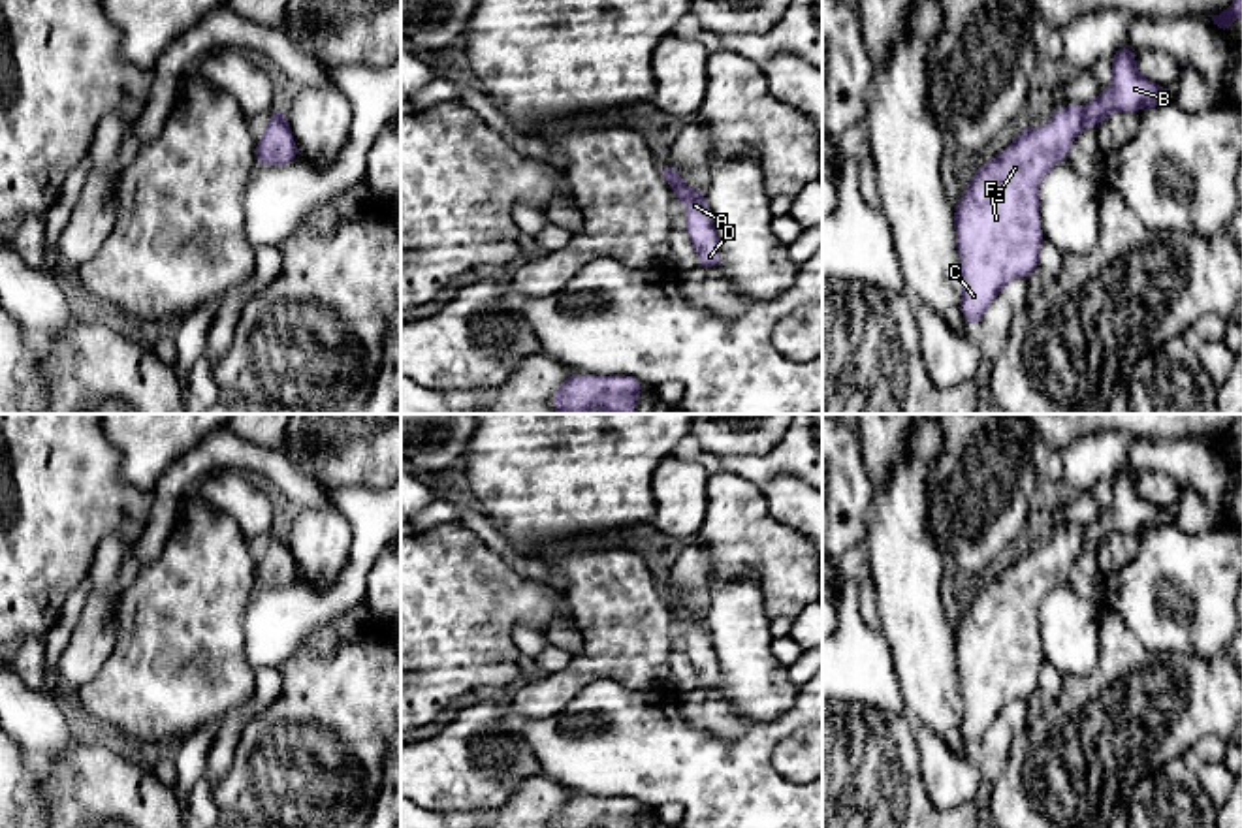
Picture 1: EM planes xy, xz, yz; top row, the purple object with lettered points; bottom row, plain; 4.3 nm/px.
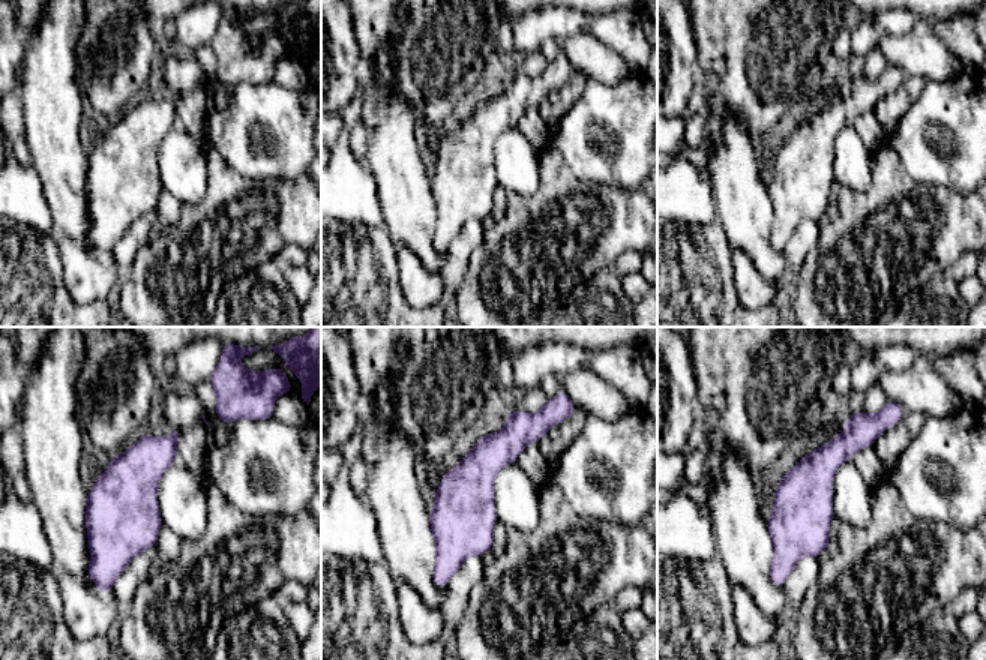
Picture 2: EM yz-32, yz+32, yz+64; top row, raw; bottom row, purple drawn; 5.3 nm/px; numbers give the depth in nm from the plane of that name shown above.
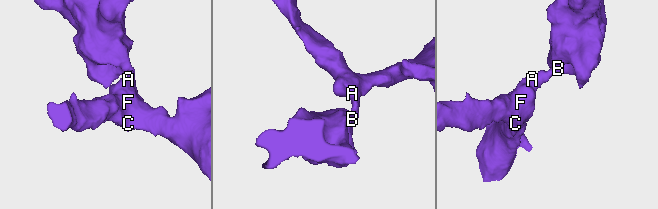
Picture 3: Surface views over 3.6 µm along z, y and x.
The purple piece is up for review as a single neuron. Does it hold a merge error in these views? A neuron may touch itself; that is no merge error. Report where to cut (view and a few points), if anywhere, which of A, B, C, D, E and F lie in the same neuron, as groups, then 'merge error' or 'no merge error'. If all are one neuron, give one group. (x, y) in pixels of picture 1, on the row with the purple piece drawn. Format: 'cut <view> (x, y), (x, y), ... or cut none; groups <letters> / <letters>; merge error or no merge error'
cut none; groups A B C D E F; no merge error

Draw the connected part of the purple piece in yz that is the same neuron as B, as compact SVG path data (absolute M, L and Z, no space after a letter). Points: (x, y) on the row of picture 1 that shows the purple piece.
M1135 49L1112 56L1112 83L1090 104L1054 107L1048 124L1022 124L1016 139L995 158L977 167L954 207L956 248L962 267L960 309L977 327L1003 286L1037 271L1044 241L1039 186L1046 173L1067 160L1080 130L1099 124L1112 111L1172 105L1174 90L1144 79Z

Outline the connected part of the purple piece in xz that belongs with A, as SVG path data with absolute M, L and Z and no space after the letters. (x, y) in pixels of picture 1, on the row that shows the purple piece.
M668 164L661 166L661 175L672 186L676 199L687 205L685 231L698 252L698 267L717 267L721 260L721 243L704 190L689 188L681 179L683 173Z

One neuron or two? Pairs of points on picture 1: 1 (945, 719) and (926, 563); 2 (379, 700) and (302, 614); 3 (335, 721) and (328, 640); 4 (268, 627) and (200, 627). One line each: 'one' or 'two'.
1: one
2: two
3: two
4: two

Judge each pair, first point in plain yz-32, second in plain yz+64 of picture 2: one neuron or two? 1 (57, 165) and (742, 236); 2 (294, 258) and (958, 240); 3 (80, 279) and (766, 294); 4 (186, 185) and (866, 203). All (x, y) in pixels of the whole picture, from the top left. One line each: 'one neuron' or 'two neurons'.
1: one neuron
2: two neurons
3: one neuron
4: two neurons

